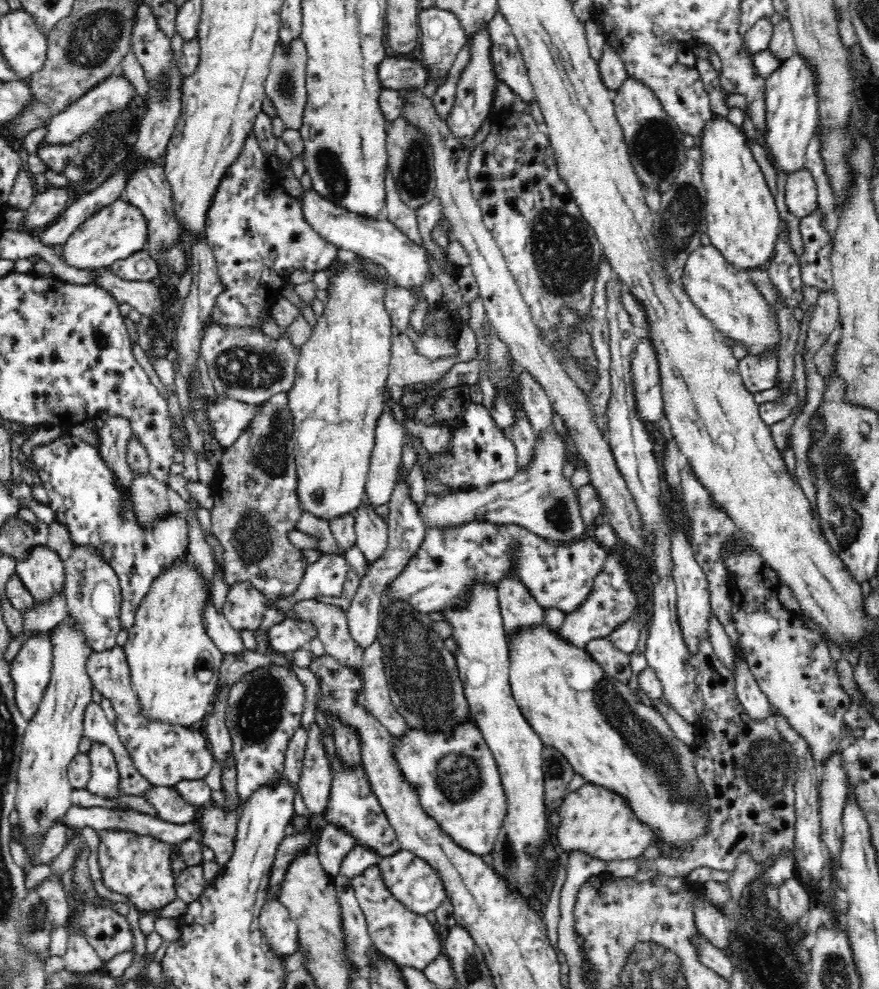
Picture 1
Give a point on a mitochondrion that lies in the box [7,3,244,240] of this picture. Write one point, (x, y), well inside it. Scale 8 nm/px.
(97, 34)

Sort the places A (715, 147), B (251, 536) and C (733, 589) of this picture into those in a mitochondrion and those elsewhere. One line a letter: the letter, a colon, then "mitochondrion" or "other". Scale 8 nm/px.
A: other
B: mitochondrion
C: other

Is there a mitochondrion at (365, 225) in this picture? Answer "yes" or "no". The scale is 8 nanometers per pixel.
no

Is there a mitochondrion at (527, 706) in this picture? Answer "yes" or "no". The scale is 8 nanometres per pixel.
no

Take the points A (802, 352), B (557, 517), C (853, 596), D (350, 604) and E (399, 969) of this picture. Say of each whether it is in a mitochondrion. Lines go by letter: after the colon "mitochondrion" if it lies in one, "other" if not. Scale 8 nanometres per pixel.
A: other
B: mitochondrion
C: other
D: other
E: other

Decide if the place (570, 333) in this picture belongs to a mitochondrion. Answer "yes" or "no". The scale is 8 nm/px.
yes

